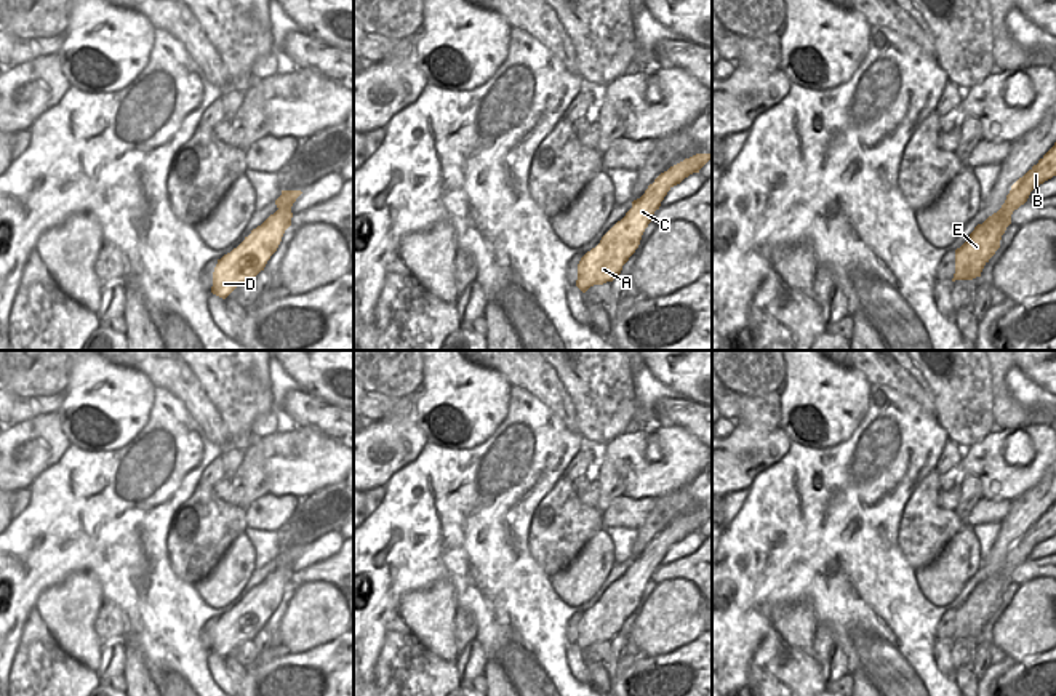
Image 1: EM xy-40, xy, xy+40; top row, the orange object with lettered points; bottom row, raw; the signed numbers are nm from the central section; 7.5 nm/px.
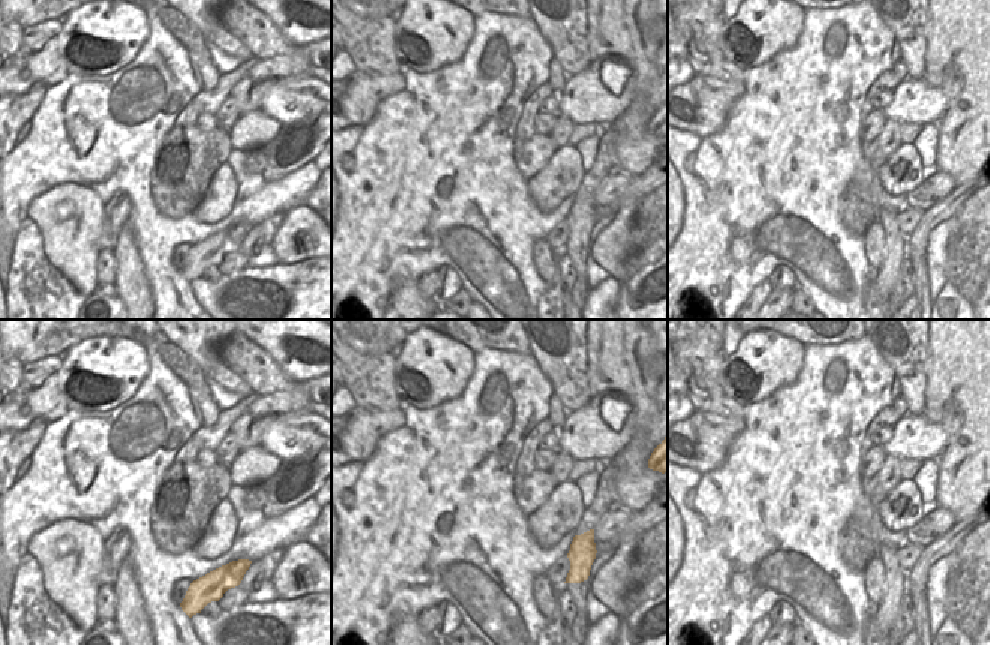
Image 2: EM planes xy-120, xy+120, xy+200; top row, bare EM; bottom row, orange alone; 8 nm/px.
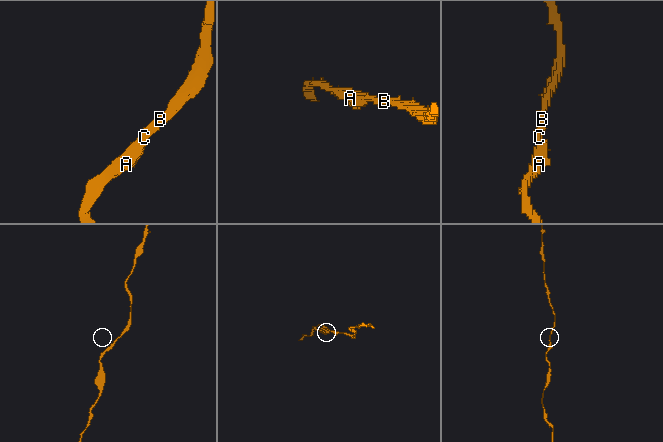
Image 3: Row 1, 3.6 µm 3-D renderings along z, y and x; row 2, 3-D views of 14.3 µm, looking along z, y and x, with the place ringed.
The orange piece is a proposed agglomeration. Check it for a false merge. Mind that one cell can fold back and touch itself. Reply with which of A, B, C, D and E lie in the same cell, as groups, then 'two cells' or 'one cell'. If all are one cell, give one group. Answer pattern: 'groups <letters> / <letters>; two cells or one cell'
groups A B C D E; one cell

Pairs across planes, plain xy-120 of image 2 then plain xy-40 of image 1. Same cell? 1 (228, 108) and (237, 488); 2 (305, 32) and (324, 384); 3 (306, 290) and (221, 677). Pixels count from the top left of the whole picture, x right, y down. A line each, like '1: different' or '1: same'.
1: same
2: same
3: same

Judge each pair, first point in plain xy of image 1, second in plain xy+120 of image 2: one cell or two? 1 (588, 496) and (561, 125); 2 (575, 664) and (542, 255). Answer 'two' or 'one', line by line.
1: two
2: one

